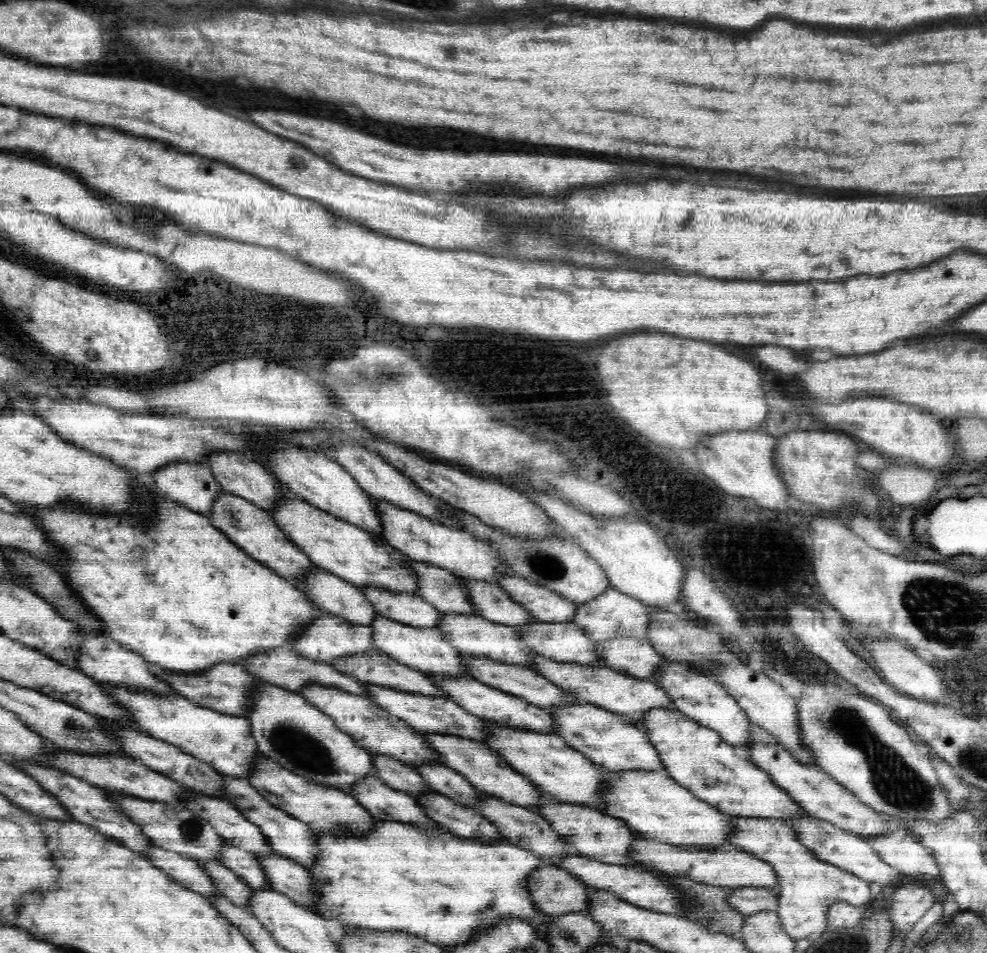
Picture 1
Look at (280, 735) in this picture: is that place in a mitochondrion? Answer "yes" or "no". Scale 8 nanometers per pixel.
yes

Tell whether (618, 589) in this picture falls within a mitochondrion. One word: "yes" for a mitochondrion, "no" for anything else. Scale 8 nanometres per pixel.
no

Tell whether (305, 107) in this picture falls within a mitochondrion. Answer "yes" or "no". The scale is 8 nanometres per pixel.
no

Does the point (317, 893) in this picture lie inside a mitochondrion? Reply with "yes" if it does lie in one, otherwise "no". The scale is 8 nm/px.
no

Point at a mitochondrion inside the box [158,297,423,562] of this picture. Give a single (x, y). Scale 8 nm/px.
(364, 376)

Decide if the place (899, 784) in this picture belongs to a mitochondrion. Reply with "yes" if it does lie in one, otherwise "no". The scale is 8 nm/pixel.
yes

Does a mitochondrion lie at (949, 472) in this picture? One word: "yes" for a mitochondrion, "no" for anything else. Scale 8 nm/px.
no

